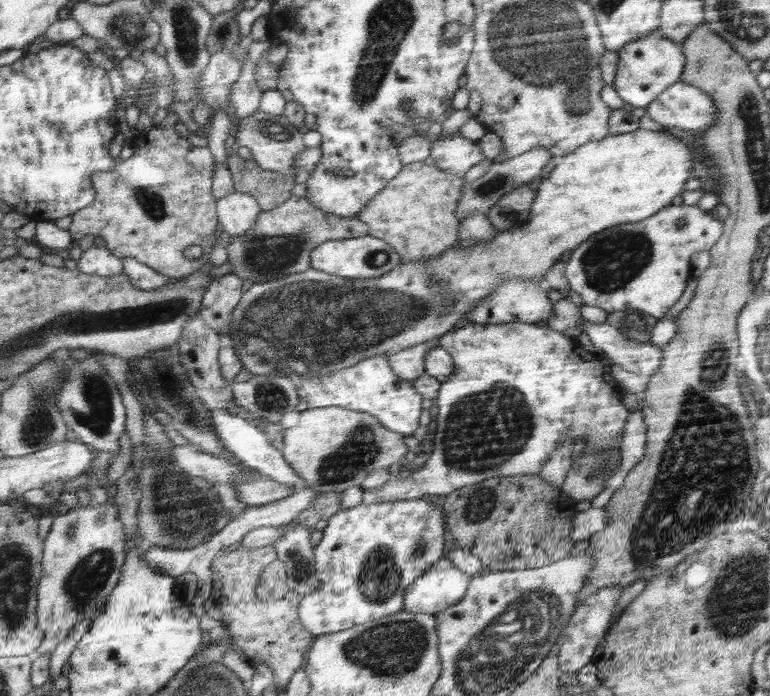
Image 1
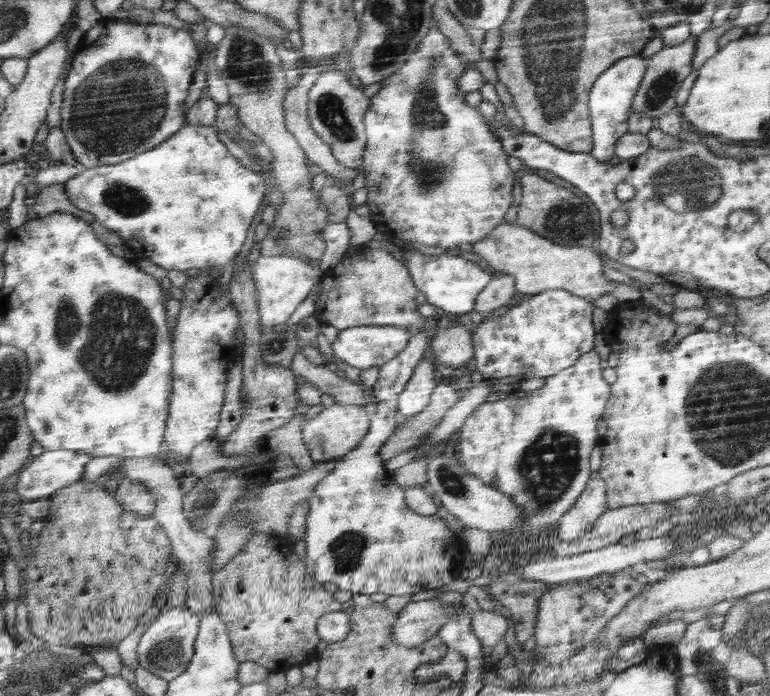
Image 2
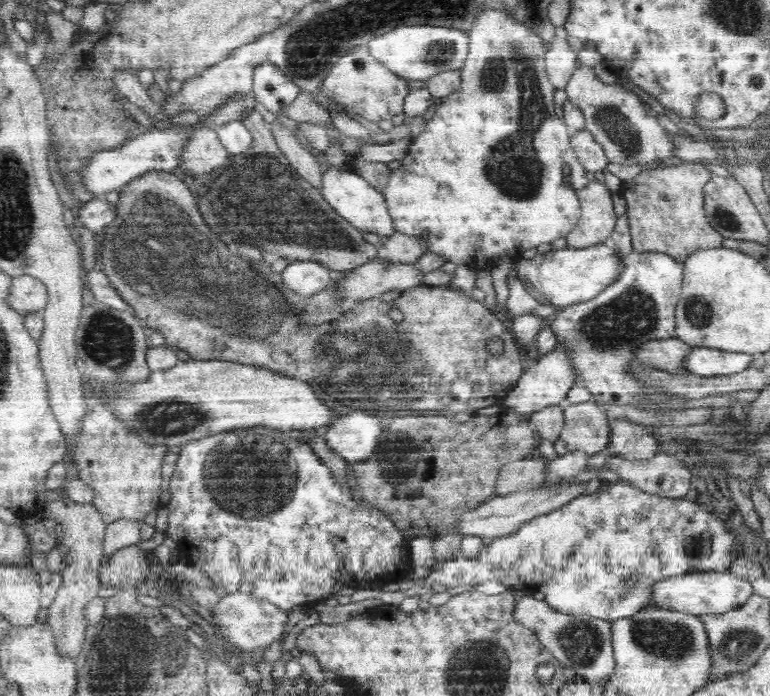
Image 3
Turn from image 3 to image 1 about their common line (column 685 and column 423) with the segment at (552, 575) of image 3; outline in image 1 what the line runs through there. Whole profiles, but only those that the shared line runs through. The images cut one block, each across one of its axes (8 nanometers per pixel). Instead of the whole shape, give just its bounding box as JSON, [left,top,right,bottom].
[299,499,444,637]

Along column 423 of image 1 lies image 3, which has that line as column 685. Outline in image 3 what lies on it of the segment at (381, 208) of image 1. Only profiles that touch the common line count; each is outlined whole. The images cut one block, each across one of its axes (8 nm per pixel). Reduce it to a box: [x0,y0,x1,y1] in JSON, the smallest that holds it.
[620,161,724,263]

